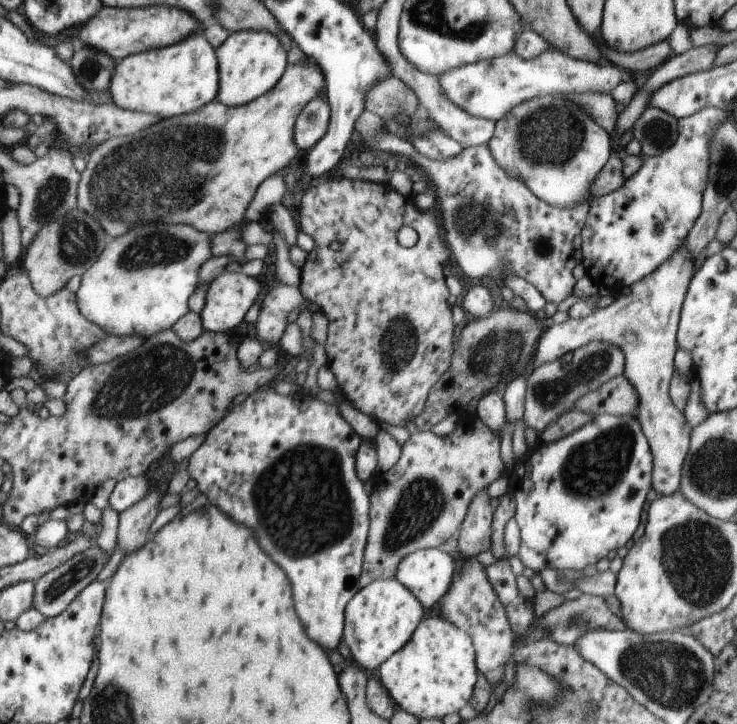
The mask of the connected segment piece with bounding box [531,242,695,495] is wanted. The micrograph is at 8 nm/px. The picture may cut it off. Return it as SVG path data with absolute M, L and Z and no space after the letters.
M686 242L662 264L658 270L635 282L630 286L630 294L626 296L616 295L615 300L605 308L599 308L590 316L580 319L568 319L562 323L554 323L538 339L536 354L532 360L531 368L542 366L553 361L565 360L571 352L589 342L608 342L618 346L624 352L624 376L634 386L638 394L638 410L636 417L649 442L653 456L653 472L651 486L660 495L670 495L678 491L681 484L681 472L684 458L690 448L690 434L692 427L686 422L683 411L678 410L669 393L669 386L674 374L674 354L678 349L677 332L679 328L681 308L690 284L694 276L695 257L690 256L690 250L686 250Z

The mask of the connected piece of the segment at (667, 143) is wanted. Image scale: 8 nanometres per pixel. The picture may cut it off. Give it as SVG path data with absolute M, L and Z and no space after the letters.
M648 106L644 109L632 128L634 138L641 144L642 153L654 156L668 150L678 138L677 124L677 118L659 108Z

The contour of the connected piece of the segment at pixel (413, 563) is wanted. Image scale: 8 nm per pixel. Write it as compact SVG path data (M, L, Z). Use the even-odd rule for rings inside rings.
M445 548L420 549L398 564L394 579L406 586L424 608L438 606L450 590L456 564Z

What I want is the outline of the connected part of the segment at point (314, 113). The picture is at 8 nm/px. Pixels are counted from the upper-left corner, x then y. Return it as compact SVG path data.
M314 98L304 107L294 125L294 142L297 150L309 151L320 142L330 122L330 106L323 98Z

